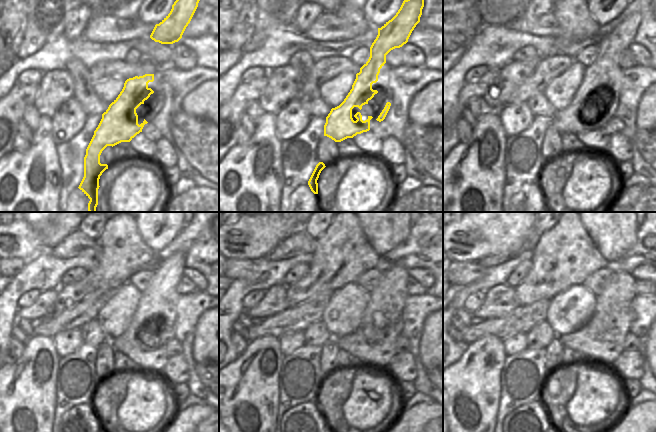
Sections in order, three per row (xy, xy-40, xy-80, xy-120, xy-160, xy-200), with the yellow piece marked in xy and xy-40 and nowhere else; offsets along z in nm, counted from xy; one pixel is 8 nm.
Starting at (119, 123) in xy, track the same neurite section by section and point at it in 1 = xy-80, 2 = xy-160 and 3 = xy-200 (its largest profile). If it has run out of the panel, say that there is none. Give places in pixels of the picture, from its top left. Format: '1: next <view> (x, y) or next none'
1: next xy-80 (565, 121)
2: next xy-160 (371, 309)
3: next xy-200 (599, 297)

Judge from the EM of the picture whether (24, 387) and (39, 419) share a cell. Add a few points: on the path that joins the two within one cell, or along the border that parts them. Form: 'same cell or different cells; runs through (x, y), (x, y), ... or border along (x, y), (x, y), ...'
same cell; runs through (24, 395), (24, 401), (33, 411)

